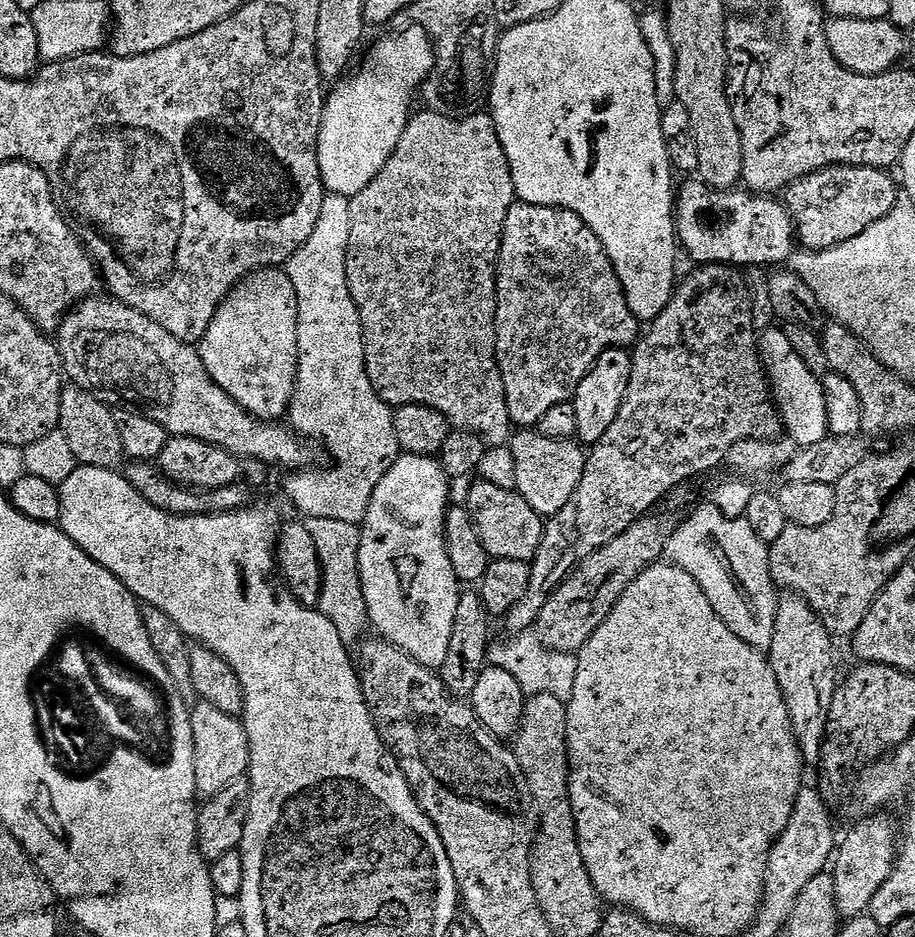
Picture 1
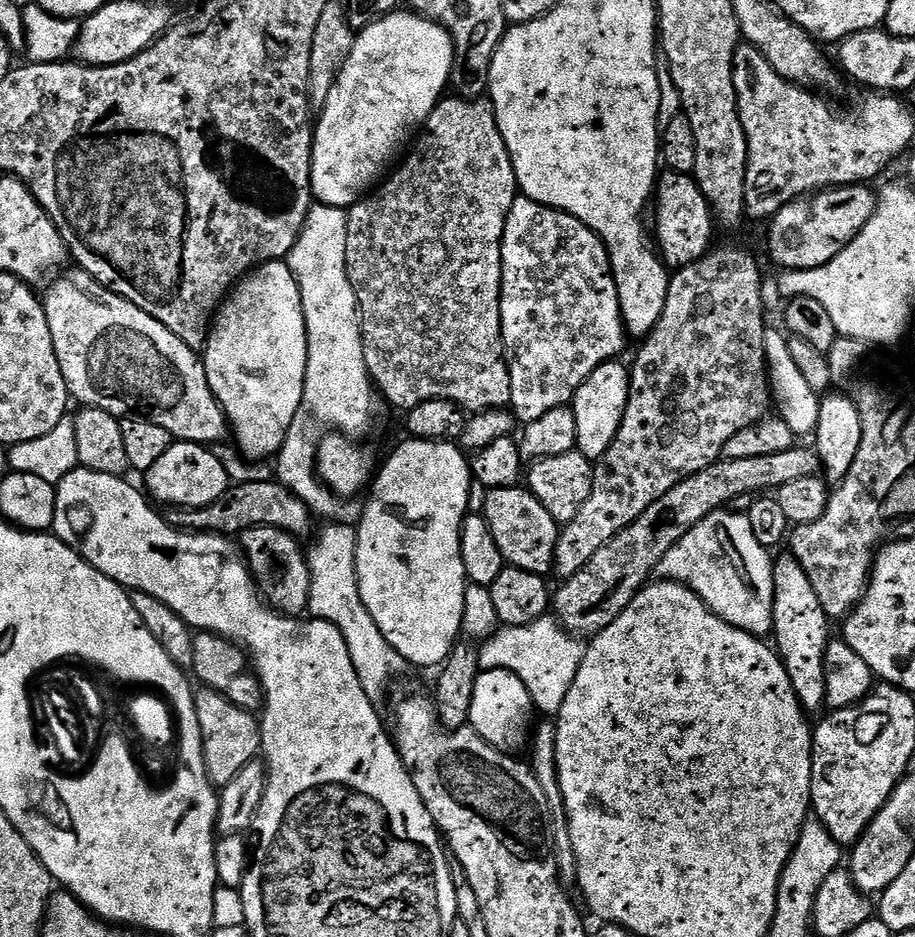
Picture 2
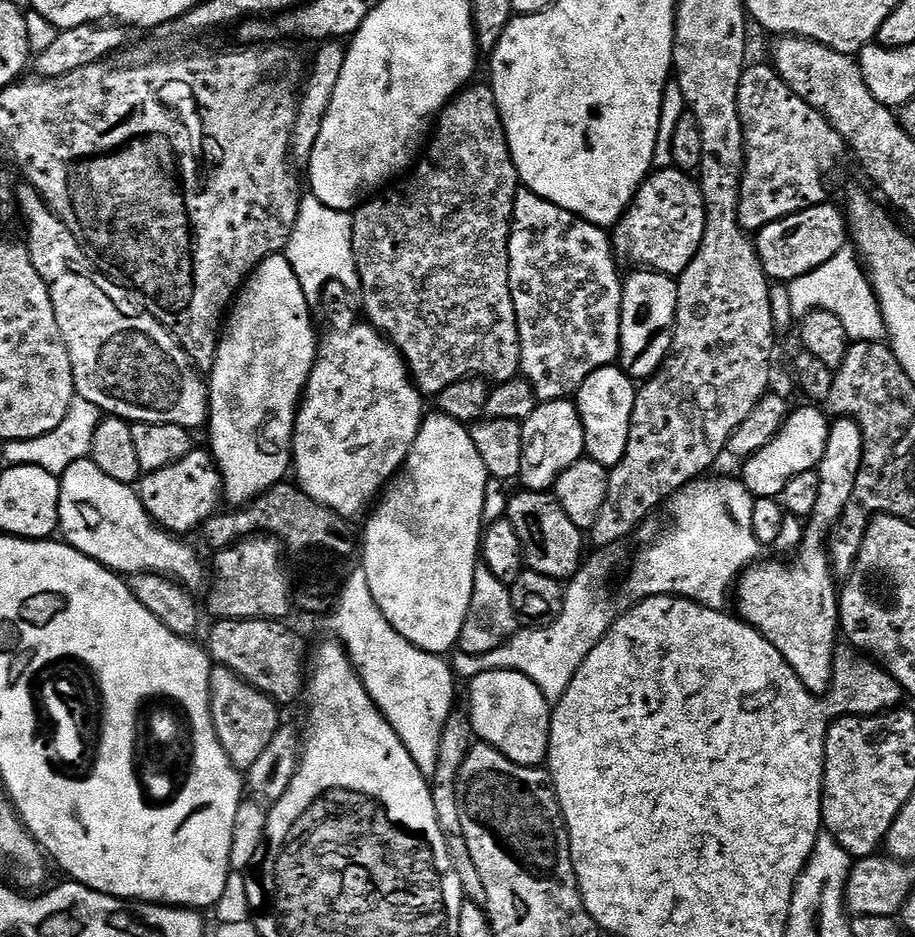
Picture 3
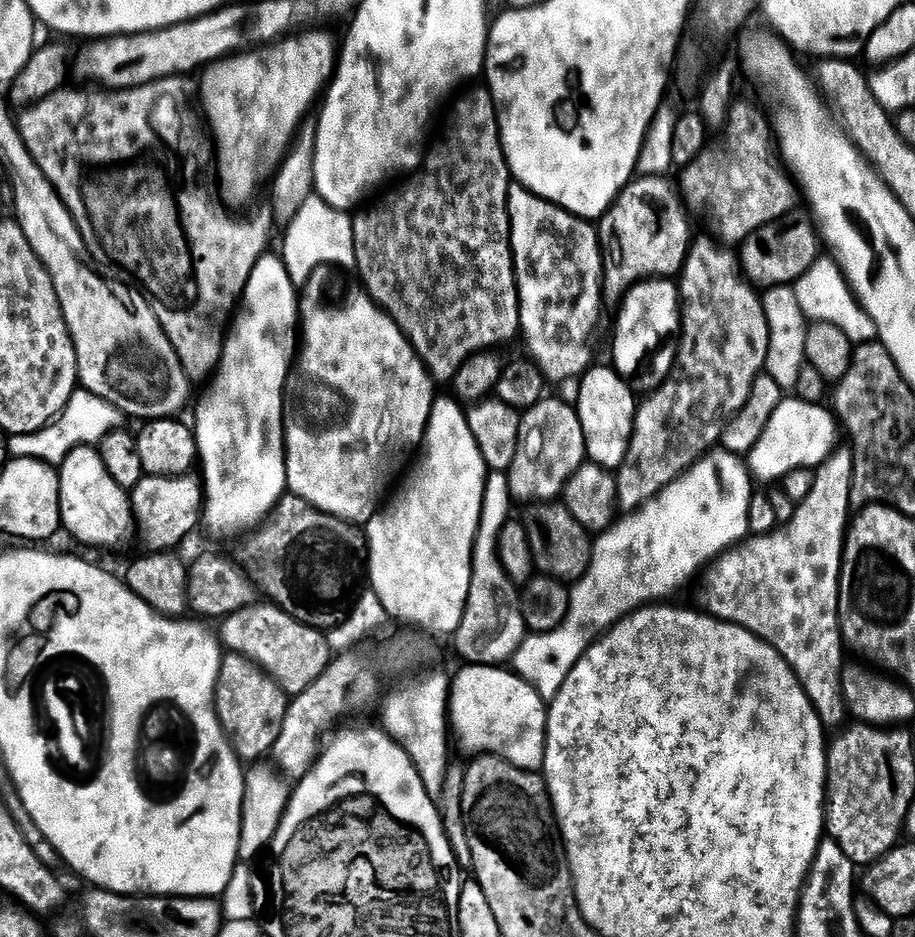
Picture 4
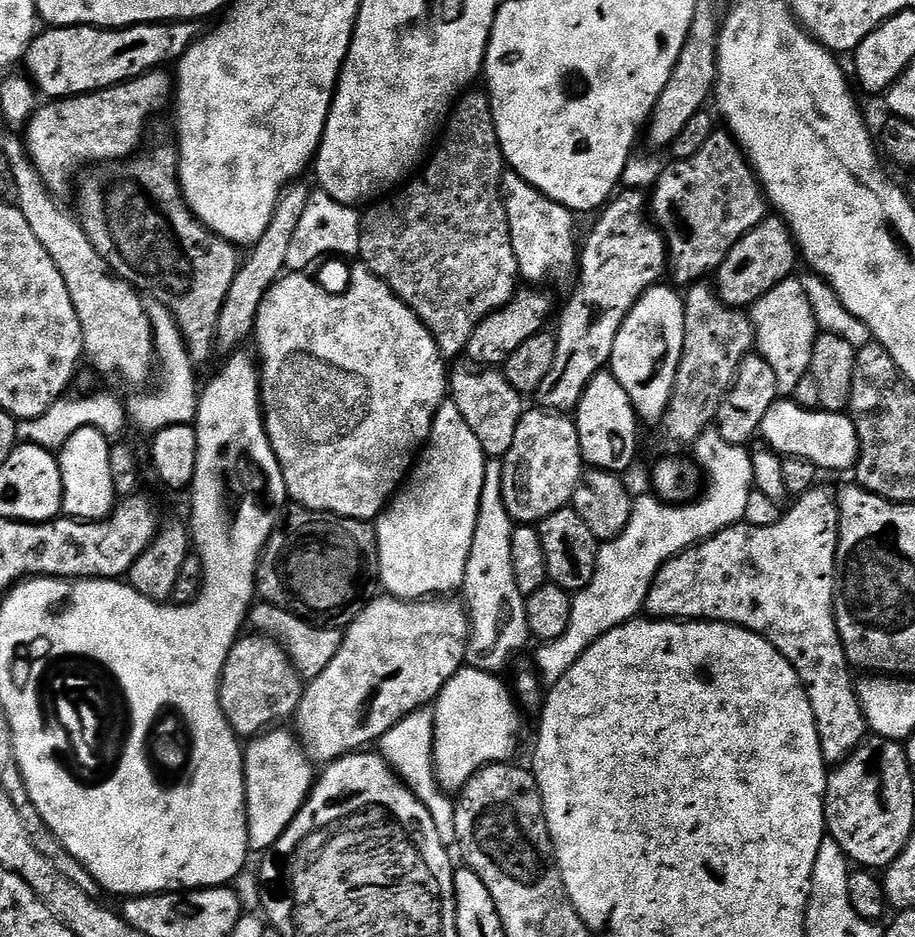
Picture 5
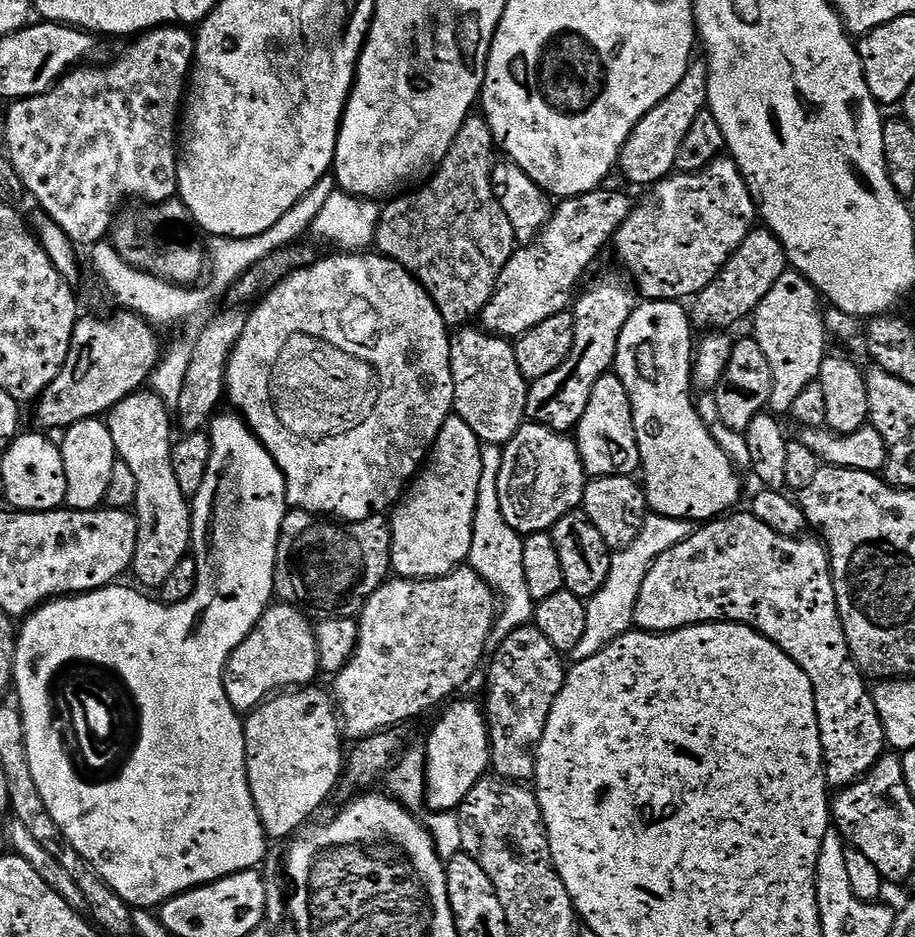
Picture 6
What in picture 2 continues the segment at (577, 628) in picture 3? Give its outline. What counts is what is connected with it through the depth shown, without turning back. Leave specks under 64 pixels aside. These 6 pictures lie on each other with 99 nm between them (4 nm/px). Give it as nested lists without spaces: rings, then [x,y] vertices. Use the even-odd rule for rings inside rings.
[[[556,618],[535,620],[526,626],[504,626],[493,636],[483,641],[479,647],[480,666],[485,672],[501,668],[513,672],[526,686],[532,696],[533,705],[544,712],[559,713],[562,702],[566,702],[566,694],[570,694],[570,686],[578,674],[578,666],[582,666],[582,658],[586,647],[583,639],[577,638]]]

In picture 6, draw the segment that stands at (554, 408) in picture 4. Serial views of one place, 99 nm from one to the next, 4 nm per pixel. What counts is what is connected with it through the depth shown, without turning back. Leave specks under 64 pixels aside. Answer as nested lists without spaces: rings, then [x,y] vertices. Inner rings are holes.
[[[525,422],[518,433],[503,447],[498,476],[502,516],[520,535],[551,531],[566,513],[583,505],[587,472],[575,439],[540,424]]]

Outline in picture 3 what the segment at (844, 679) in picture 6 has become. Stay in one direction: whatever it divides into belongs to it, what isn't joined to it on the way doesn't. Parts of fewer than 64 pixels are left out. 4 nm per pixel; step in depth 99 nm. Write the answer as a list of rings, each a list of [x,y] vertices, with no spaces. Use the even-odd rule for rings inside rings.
[[[836,418],[829,423],[829,436],[826,438],[825,453],[822,454],[818,467],[820,481],[818,482],[818,498],[814,503],[813,512],[807,517],[804,536],[801,544],[791,557],[792,564],[764,564],[757,562],[744,569],[740,579],[734,585],[735,611],[739,619],[763,634],[768,641],[782,654],[782,658],[792,667],[794,674],[806,686],[810,693],[821,694],[828,691],[831,684],[831,668],[833,657],[838,645],[838,629],[840,627],[840,601],[838,599],[838,584],[834,579],[832,561],[828,558],[828,538],[832,534],[841,513],[854,492],[854,482],[858,478],[858,470],[862,466],[864,443],[862,430],[855,420]]]

